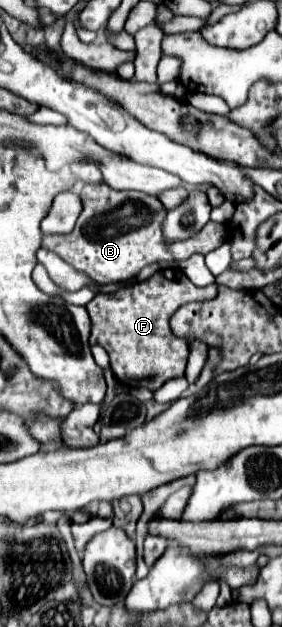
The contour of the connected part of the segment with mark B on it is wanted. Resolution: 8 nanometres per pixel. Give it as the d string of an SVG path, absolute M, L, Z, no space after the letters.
M99 181L85 183L79 197L85 199L85 205L75 229L67 235L47 235L43 247L55 251L63 261L87 273L97 283L129 281L135 279L145 265L185 261L195 253L207 255L225 241L225 225L209 221L191 239L167 243L163 239L163 219L167 209L163 211L163 203L157 197L139 191L117 191Z

